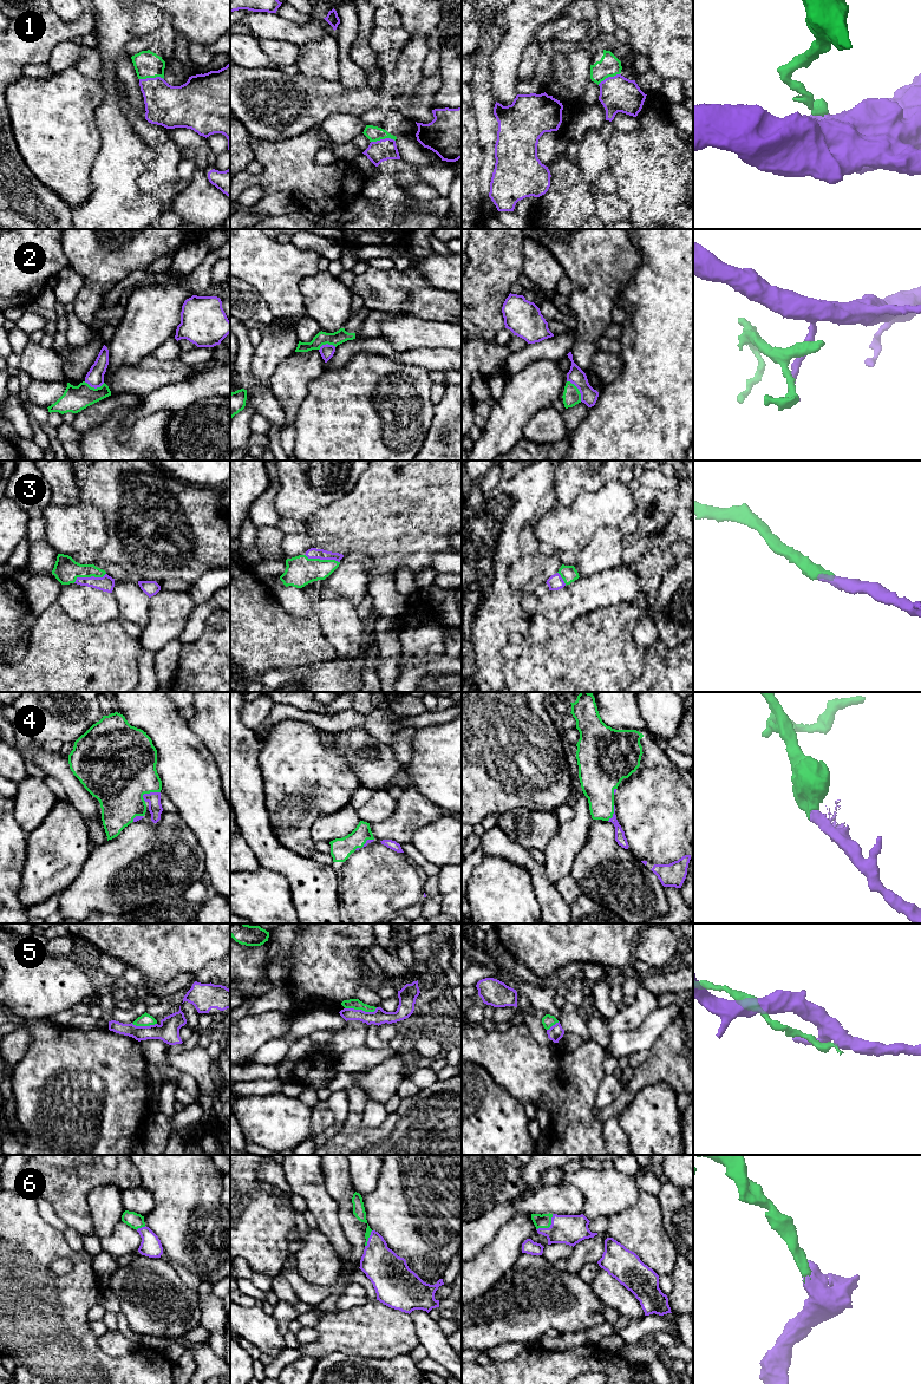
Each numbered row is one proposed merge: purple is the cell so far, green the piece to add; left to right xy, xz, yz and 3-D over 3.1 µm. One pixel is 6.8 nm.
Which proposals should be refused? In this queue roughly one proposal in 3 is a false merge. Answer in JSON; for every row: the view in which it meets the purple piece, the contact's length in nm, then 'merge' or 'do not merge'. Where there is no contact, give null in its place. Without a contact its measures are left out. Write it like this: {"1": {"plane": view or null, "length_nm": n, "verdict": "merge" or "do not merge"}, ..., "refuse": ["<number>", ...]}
{"1": {"plane": "xy", "length_nm": 170, "verdict": "do not merge"}, "2": {"plane": "yz", "length_nm": 170, "verdict": "do not merge"}, "3": {"plane": "xz", "length_nm": 240, "verdict": "merge"}, "4": {"plane": "xy", "length_nm": 130, "verdict": "merge"}, "5": {"plane": "xz", "length_nm": 220, "verdict": "do not merge"}, "6": {"plane": "yz", "length_nm": 160, "verdict": "merge"}, "refuse": ["1", "2", "5"]}

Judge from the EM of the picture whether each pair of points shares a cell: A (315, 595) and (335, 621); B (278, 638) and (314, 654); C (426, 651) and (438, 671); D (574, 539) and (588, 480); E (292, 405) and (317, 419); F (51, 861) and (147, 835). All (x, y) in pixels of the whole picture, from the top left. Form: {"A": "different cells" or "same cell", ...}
{"A": "same cell", "B": "same cell", "C": "different cells", "D": "different cells", "E": "different cells", "F": "different cells"}

